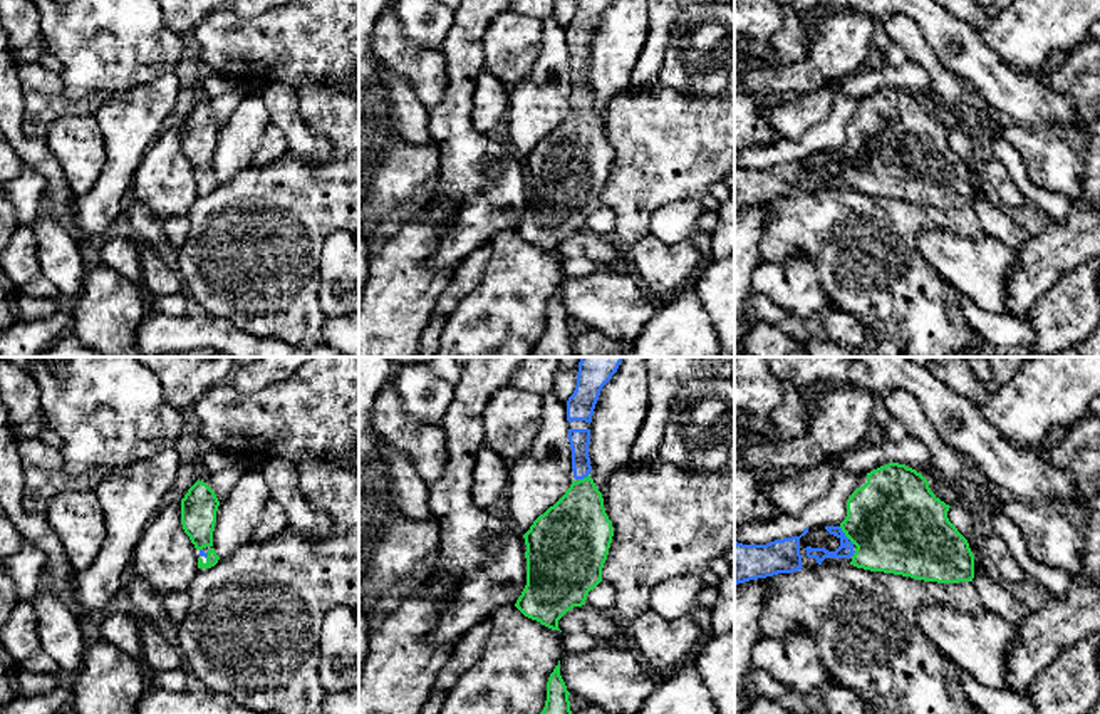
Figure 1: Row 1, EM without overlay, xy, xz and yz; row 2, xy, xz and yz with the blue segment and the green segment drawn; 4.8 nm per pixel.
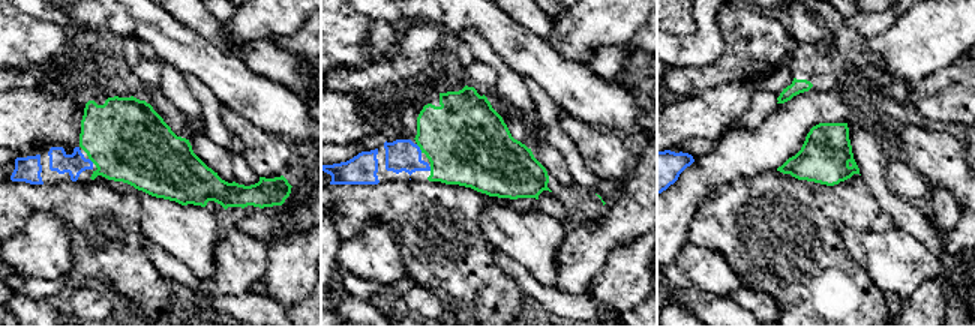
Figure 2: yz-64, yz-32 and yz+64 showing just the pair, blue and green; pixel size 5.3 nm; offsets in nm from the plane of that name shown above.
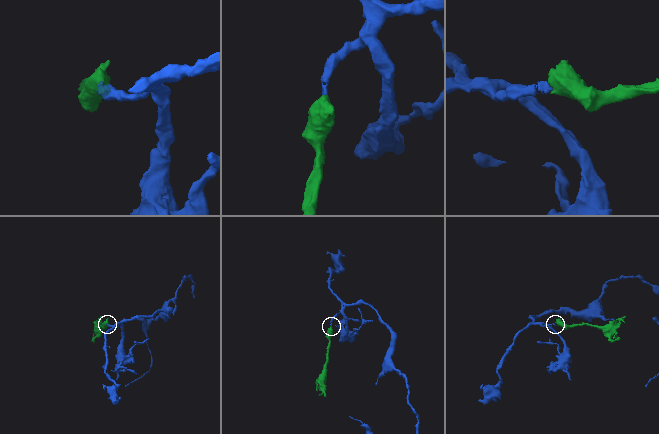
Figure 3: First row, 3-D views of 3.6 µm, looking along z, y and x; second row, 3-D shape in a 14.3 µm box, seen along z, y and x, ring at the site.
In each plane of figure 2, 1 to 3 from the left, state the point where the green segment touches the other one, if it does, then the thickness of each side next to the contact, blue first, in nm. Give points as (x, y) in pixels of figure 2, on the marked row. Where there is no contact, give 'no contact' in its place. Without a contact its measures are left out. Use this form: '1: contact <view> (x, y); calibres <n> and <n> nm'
1: contact yz-64 (90, 161); calibres 120 and 440 nm
2: contact yz-32 (419, 149); calibres 180 and 440 nm
3: no contact

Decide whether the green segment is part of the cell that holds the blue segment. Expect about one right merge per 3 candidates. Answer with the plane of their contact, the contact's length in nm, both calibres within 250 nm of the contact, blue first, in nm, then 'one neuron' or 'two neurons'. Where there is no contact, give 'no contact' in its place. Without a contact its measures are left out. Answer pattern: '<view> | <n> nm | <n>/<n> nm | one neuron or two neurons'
yz | 120 nm | 60/440 nm | one neuron

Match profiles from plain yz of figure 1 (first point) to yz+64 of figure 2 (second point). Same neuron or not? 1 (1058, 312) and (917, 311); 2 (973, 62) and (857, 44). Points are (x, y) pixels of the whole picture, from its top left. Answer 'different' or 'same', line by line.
1: same
2: same

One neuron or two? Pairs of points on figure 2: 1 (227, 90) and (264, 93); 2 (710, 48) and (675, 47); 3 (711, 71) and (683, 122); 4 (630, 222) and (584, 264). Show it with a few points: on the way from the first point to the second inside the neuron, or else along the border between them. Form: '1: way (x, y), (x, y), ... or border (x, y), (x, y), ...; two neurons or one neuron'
1: way (236, 90), (255, 93); one neuron
2: way (701, 48), (684, 48); one neuron
3: border (731, 81), (680, 99); two neurons
4: way (618, 227), (593, 252); one neuron

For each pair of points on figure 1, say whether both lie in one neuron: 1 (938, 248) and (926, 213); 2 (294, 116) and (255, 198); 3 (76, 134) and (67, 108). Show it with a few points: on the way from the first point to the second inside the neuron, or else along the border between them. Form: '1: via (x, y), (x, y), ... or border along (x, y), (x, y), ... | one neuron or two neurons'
1: border along (970, 237), (924, 230), (916, 248) | two neurons
2: border along (287, 151), (306, 161), (326, 161) | two neurons
3: border along (93, 114), (59, 116), (44, 134) | two neurons

